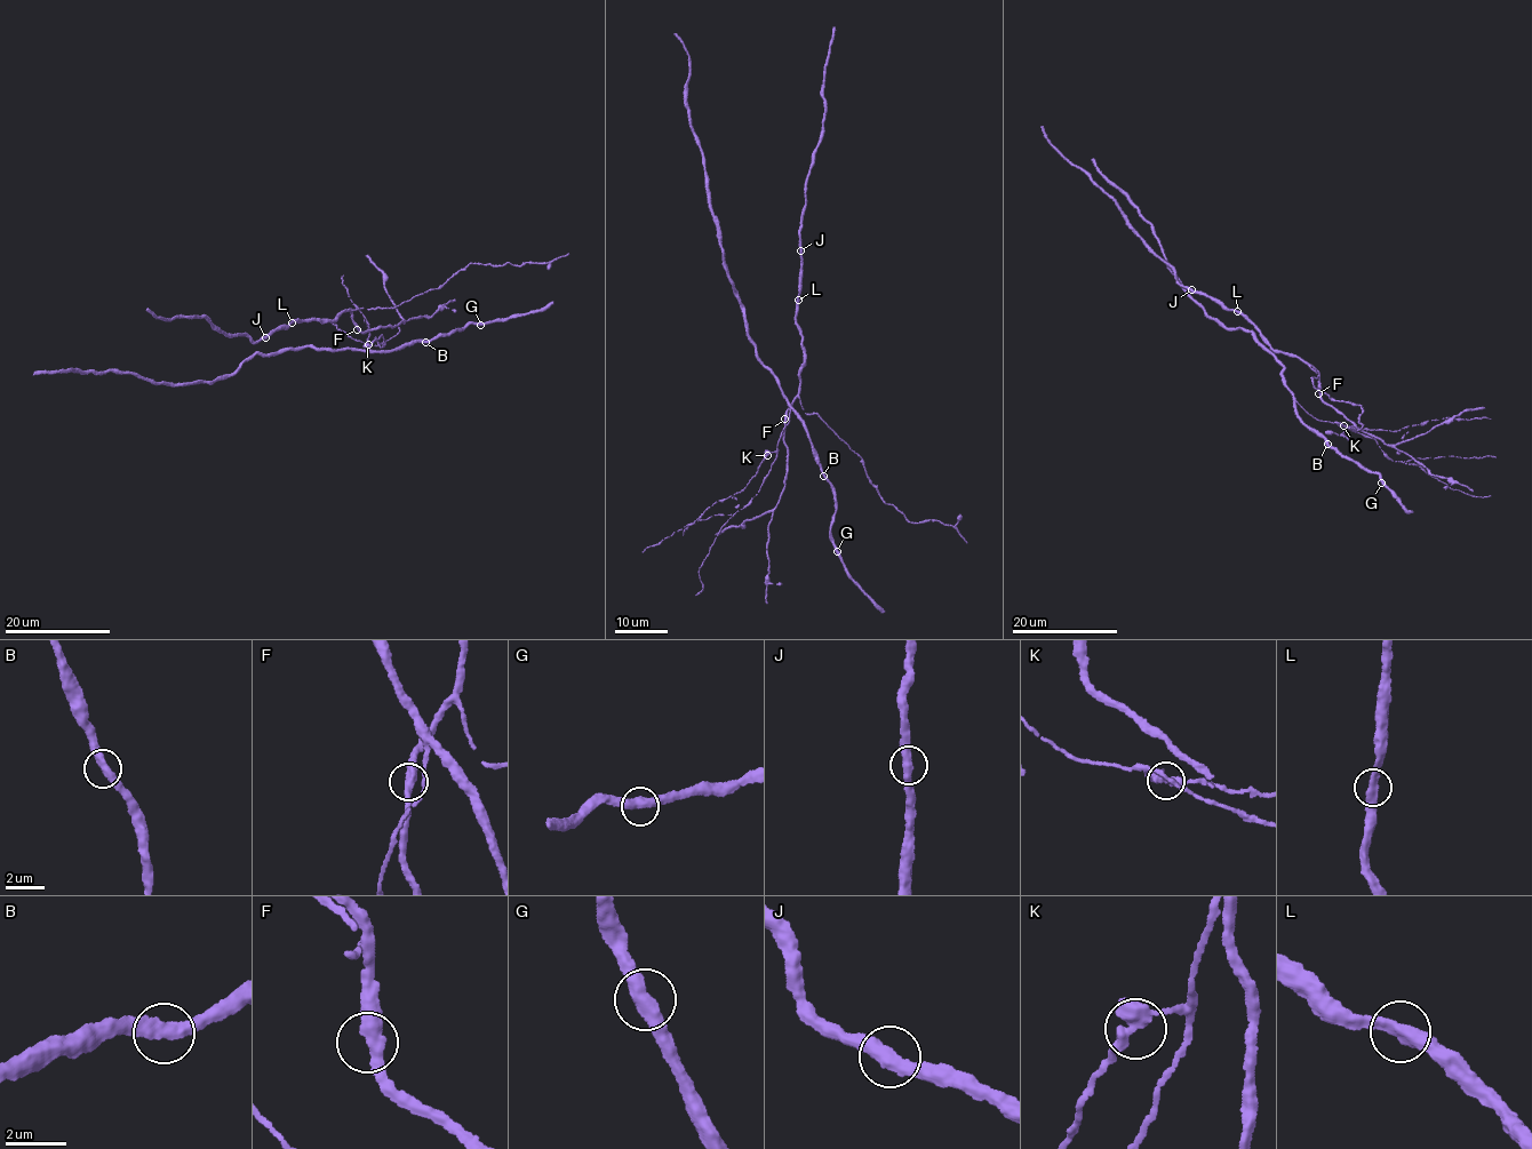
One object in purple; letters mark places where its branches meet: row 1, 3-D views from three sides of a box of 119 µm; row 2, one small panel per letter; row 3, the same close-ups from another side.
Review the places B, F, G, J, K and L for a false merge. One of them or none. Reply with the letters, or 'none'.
K

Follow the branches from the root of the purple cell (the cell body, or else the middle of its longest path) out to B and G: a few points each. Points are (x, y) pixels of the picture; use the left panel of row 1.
B: (375, 340), (366, 352), (359, 350), (378, 351), (416, 340), (425, 342)
G: (375, 340), (366, 352), (359, 350), (389, 350), (419, 338), (447, 334), (467, 324), (480, 325)

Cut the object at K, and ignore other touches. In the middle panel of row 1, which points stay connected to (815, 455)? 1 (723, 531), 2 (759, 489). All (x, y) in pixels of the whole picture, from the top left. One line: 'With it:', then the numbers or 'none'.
With it: 1, 2

